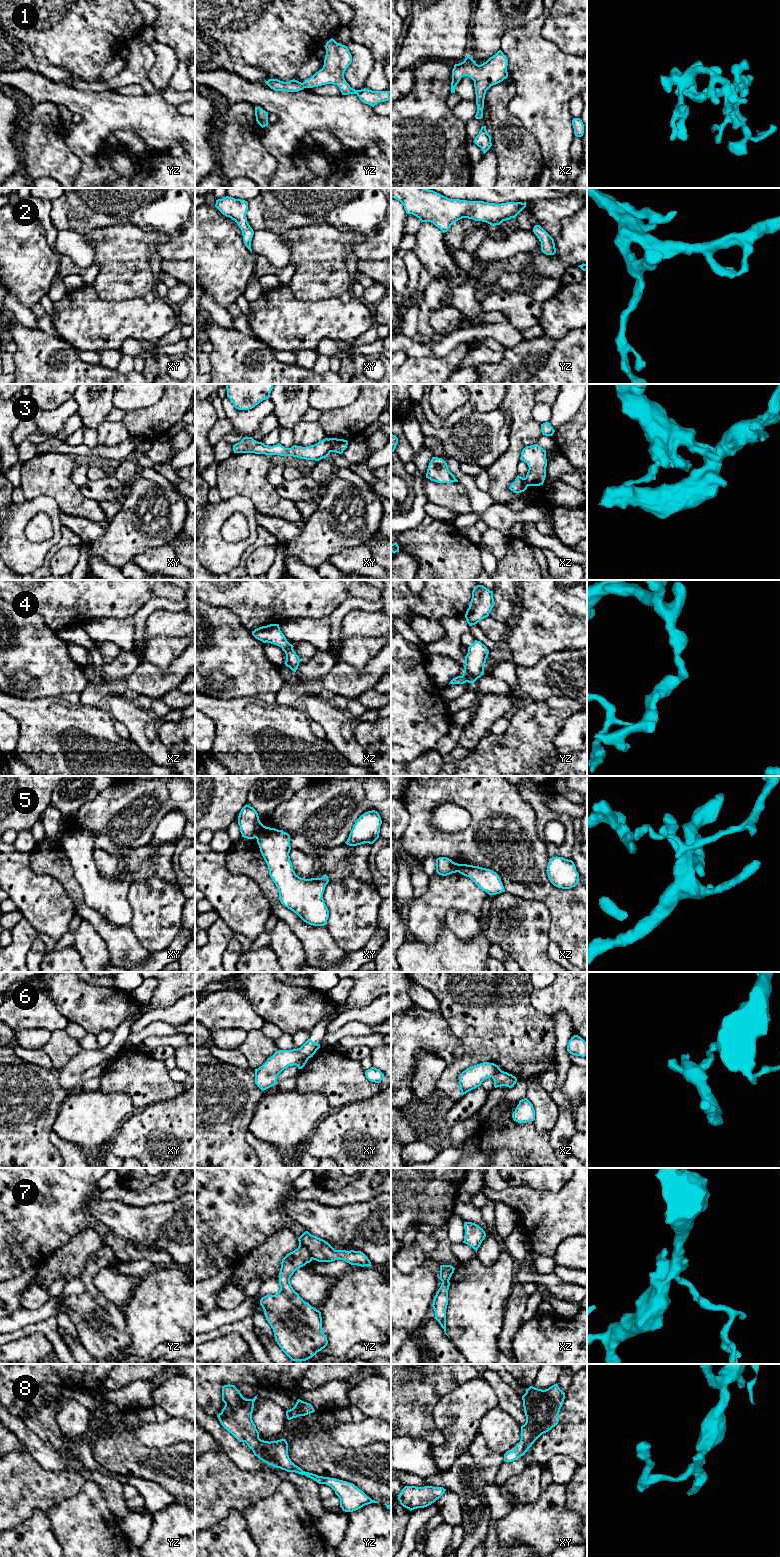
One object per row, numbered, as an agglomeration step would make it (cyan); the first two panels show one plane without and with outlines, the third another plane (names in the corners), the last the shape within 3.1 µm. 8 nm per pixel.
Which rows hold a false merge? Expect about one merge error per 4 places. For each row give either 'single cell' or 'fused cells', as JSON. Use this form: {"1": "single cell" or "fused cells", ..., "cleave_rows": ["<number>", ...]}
{"1": "single cell", "2": "single cell", "3": "fused cells", "4": "single cell", "5": "fused cells", "6": "fused cells", "7": "fused cells", "8": "single cell", "cleave_rows": ["3", "5", "6", "7"]}

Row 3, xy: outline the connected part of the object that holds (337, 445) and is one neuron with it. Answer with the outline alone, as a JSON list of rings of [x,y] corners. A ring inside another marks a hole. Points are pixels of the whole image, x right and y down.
[[[329,438],[329,441],[331,443],[331,452],[339,454],[342,454],[348,445],[348,441],[344,439]]]

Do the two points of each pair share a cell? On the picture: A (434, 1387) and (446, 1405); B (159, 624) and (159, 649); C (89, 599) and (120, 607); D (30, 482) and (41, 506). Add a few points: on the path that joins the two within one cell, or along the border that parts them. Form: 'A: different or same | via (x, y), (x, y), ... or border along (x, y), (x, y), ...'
A: different | border along (461, 1384), (440, 1398), (433, 1410), (433, 1418)
B: different | border along (183, 637), (152, 637), (142, 653)
C: same | via (97, 599), (112, 599)
D: different | border along (26, 498), (50, 496), (58, 508)

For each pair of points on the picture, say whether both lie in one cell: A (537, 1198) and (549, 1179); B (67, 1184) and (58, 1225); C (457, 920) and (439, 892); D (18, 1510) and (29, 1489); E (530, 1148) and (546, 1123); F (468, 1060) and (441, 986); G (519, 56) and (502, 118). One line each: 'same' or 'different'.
A: different
B: same
C: different
D: same
E: different
F: same
G: different

